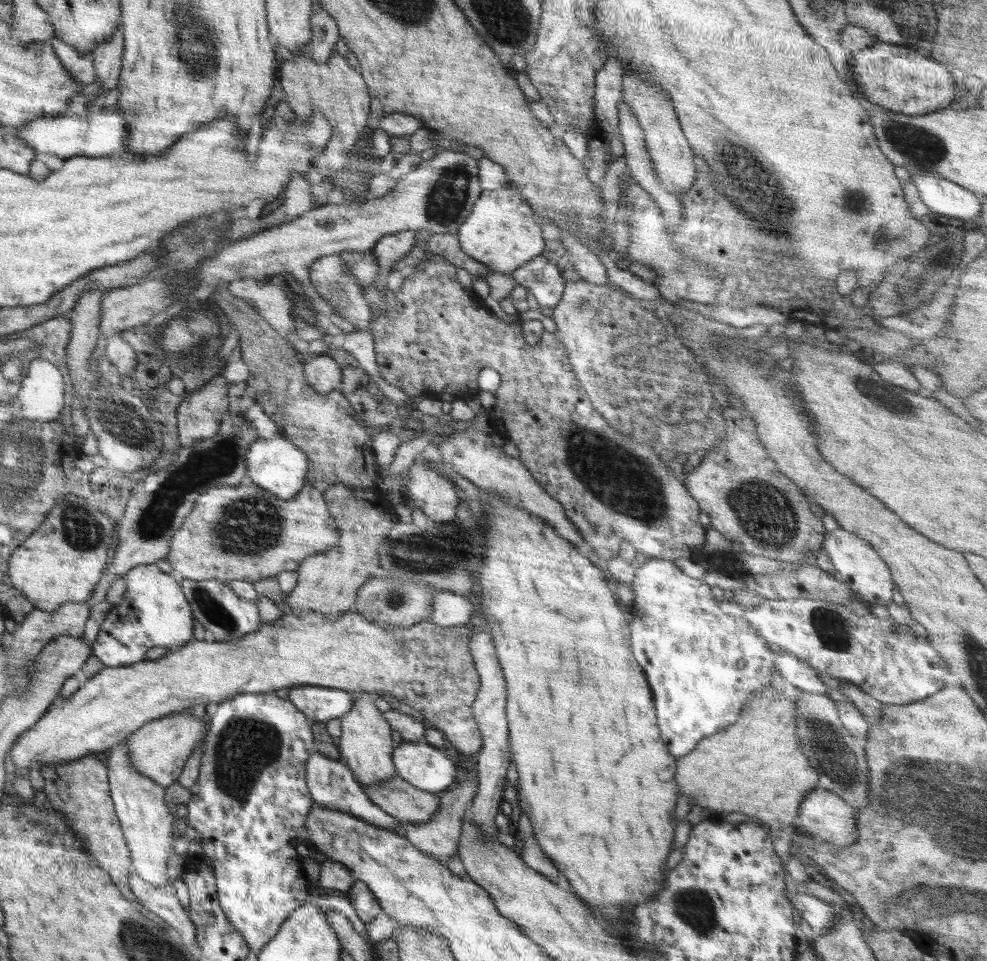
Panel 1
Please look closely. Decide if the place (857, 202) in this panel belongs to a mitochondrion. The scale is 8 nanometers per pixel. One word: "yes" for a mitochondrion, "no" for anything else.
yes

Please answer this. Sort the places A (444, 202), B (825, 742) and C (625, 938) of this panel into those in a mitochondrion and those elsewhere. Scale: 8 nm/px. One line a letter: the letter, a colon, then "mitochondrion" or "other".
A: mitochondrion
B: mitochondrion
C: other

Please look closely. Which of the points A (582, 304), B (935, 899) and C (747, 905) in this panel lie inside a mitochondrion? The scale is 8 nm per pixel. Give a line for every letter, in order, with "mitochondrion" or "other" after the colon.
A: mitochondrion
B: mitochondrion
C: other

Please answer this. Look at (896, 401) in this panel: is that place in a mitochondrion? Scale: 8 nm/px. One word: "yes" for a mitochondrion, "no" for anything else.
yes

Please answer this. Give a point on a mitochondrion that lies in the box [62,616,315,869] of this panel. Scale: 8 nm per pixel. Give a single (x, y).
(246, 747)

